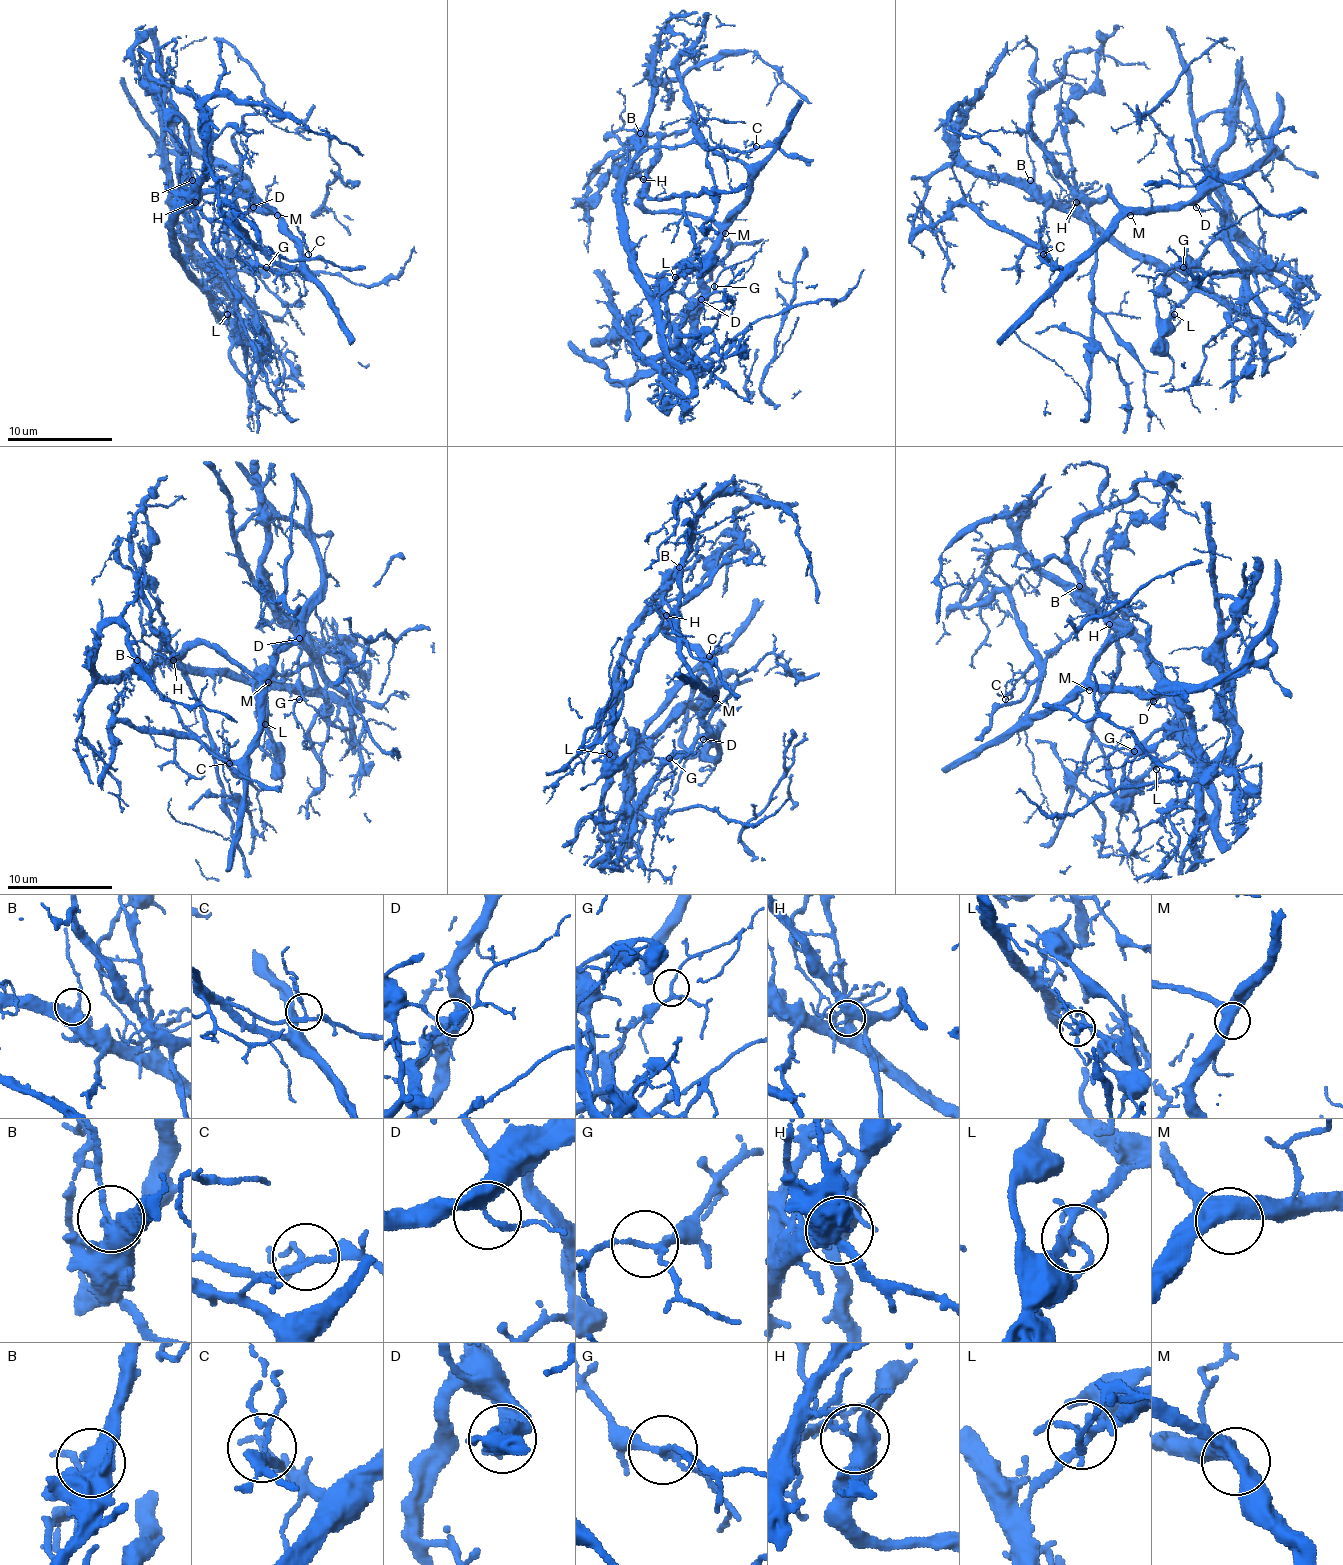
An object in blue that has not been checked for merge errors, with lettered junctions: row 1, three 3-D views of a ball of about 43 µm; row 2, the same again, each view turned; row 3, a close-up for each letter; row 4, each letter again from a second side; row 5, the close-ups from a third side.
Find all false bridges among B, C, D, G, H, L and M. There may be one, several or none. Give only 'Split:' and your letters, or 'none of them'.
Split: H, L

